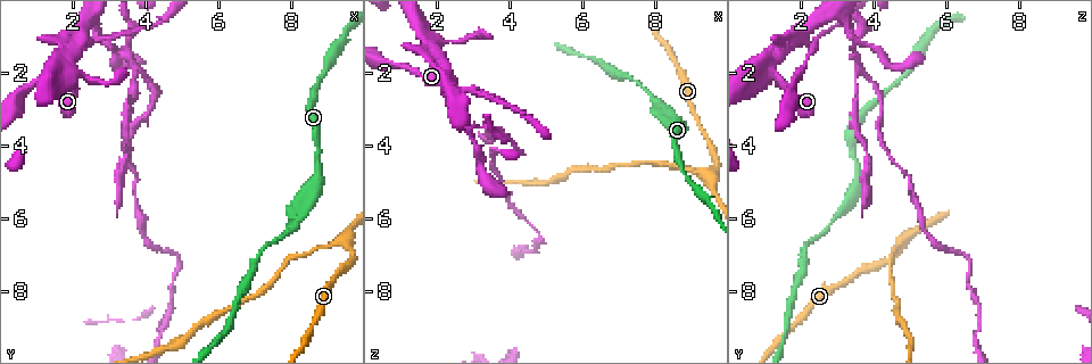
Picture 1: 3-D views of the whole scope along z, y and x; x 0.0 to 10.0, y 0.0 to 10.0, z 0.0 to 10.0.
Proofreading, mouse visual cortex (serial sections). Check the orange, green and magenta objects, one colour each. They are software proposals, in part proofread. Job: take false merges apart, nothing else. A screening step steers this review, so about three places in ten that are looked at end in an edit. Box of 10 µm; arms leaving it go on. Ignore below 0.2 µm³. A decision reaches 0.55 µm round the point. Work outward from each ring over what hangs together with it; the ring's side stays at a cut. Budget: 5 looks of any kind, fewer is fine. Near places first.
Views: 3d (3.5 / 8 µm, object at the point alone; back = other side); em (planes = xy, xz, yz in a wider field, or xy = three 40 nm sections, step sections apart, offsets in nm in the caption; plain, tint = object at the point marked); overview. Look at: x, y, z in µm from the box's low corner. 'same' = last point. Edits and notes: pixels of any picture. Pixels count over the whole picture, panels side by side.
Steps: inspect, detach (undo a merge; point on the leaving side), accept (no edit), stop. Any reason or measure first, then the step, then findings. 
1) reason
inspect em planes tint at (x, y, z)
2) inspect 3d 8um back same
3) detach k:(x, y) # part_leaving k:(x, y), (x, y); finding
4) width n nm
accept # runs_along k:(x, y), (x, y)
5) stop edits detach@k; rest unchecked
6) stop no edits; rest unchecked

three-way junction
inspect 3d 3.5um back at (9.35, 6.70, 4.80)

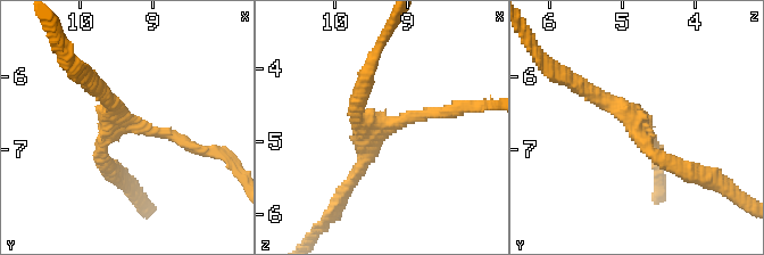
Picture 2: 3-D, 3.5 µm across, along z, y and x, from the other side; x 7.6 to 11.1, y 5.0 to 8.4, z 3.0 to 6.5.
arms 3; arm_widths 150, 200, 200 nm
inspect em xy step 1 tint at (9.40, 6.65, 4.75)

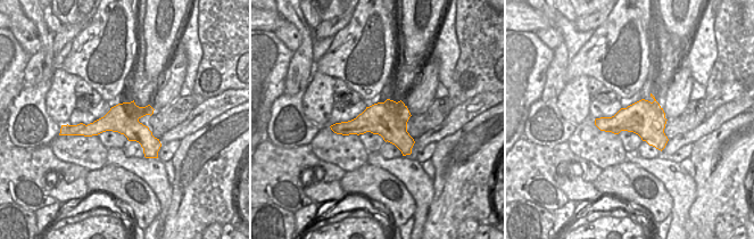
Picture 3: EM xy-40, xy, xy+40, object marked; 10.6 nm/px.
accept # one cell here

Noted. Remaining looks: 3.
sudden change in width
inspect 3d 3.5um at (8.35, 6.00, 3.00)

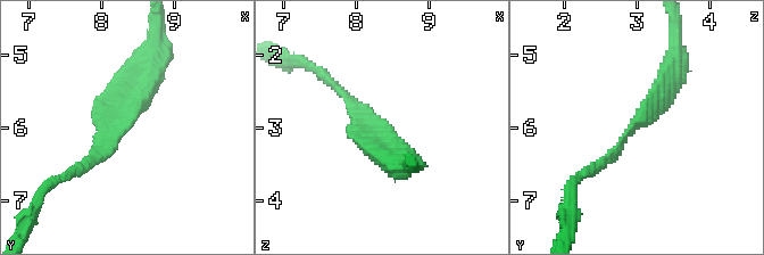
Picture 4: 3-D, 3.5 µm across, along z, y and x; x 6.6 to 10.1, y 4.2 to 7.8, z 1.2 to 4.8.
arm_widths 150, 350 nm
inspect em xy step 1 tint at (8.35, 5.95, 3.00)

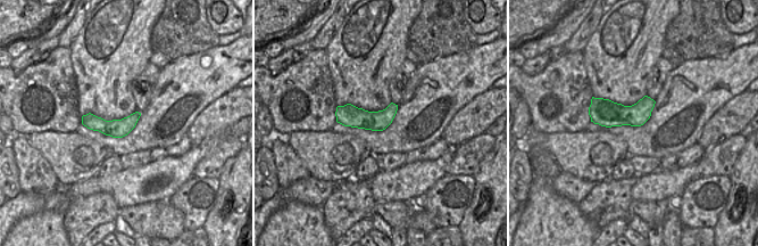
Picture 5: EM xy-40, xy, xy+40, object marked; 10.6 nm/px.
accept # runs_along 4:(675, 66), (653, 108), (594, 167); one cell here

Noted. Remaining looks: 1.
stop no edits; rest unchecked

